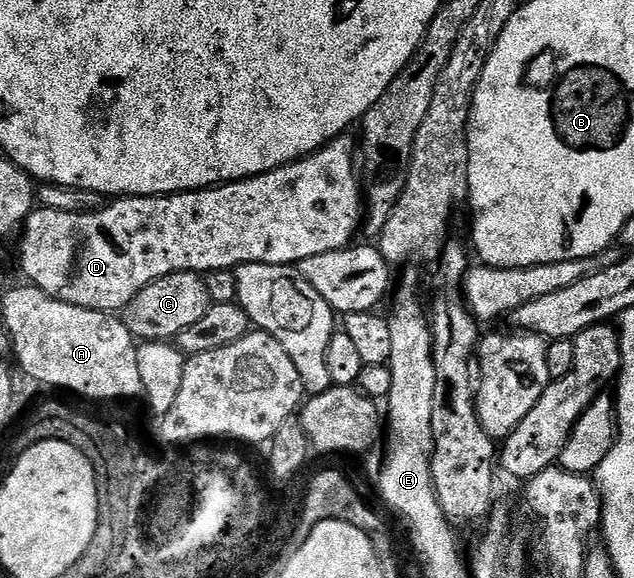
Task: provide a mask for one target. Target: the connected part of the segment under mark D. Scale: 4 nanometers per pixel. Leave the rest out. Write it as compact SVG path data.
M352 134L338 135L336 139L314 151L312 155L304 159L297 159L294 163L288 163L285 167L276 167L274 171L268 171L262 175L256 175L250 179L239 179L235 183L223 183L208 189L199 191L181 191L178 195L150 195L148 197L117 197L101 211L80 215L75 212L57 212L55 209L41 207L35 209L25 218L24 228L19 236L21 242L21 271L26 275L32 286L43 289L51 297L59 301L67 301L71 305L79 305L83 309L95 309L120 313L125 306L151 281L159 277L167 277L167 273L176 271L195 271L204 273L215 269L236 269L245 263L270 263L271 265L296 265L307 257L315 257L323 253L338 251L350 246L354 242L353 234L359 231L359 224L363 219L363 192L359 182L358 172L355 170L355 139Z

